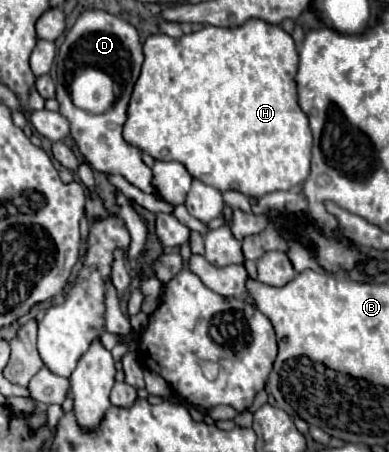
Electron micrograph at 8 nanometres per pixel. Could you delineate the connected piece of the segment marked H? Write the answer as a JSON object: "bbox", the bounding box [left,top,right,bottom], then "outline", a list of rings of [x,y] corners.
{"bbox":[124,19,310,197],"outline":[[[248,19],[240,27],[204,27],[196,33],[184,35],[180,39],[172,39],[164,33],[150,35],[144,43],[144,63],[142,63],[142,73],[134,85],[132,99],[128,105],[128,119],[124,123],[124,139],[150,153],[156,161],[180,161],[186,165],[190,175],[194,179],[200,179],[202,183],[216,187],[218,191],[240,191],[248,197],[262,197],[272,191],[290,191],[300,187],[308,177],[310,177],[310,127],[306,123],[306,115],[302,115],[302,109],[298,107],[296,101],[296,83],[294,75],[298,71],[298,51],[294,45],[294,39],[280,27],[266,23],[262,19]]]}

